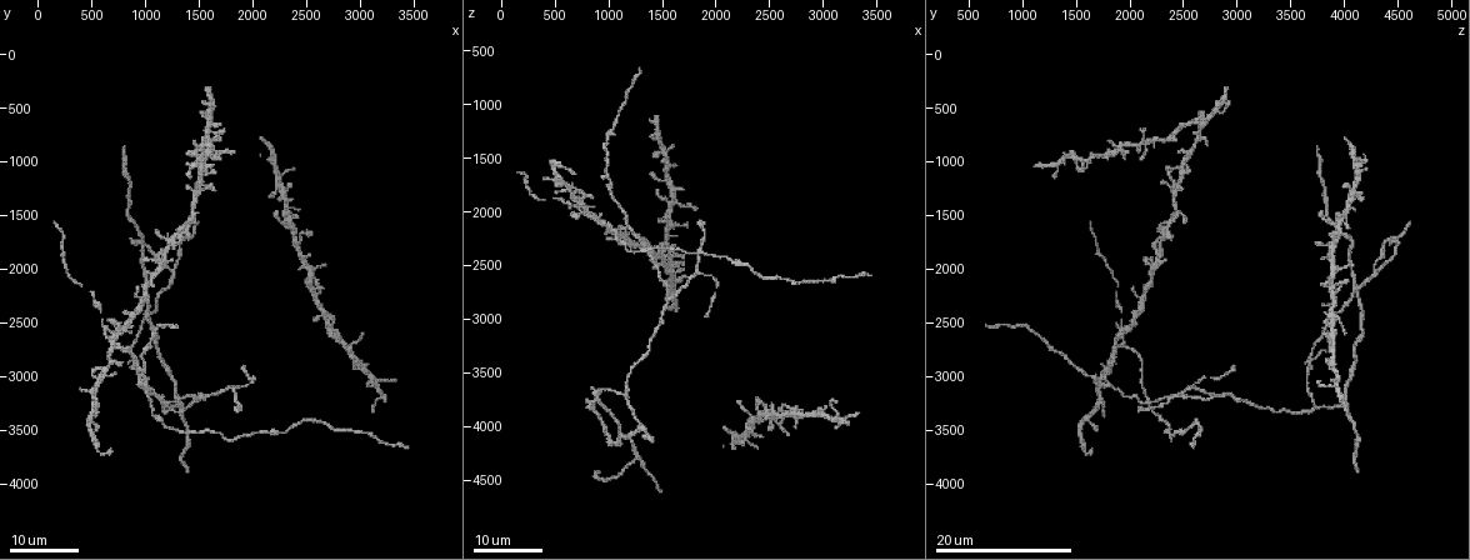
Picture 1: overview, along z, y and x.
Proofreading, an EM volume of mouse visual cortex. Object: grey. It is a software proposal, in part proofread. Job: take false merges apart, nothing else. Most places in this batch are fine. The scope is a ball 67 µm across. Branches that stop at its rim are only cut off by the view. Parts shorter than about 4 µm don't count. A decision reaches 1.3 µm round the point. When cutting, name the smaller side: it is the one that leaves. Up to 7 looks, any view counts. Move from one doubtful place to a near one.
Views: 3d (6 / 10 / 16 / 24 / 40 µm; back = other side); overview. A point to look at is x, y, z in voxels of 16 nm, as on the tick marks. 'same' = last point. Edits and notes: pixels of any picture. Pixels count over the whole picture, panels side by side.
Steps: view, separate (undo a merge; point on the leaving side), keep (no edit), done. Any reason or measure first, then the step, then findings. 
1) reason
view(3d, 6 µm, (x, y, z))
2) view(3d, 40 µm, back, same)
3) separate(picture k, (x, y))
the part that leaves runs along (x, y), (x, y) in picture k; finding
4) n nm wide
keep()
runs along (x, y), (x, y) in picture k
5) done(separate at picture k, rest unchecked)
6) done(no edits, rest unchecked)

small branch off a trunk
view(3d, 24 µm, (1260, 2000, 4320))

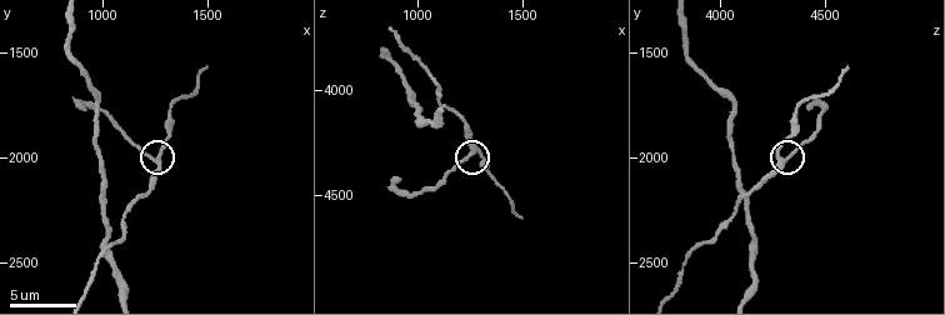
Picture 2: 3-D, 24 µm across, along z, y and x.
view(3d, 6 µm, (1260, 2010, 4290))

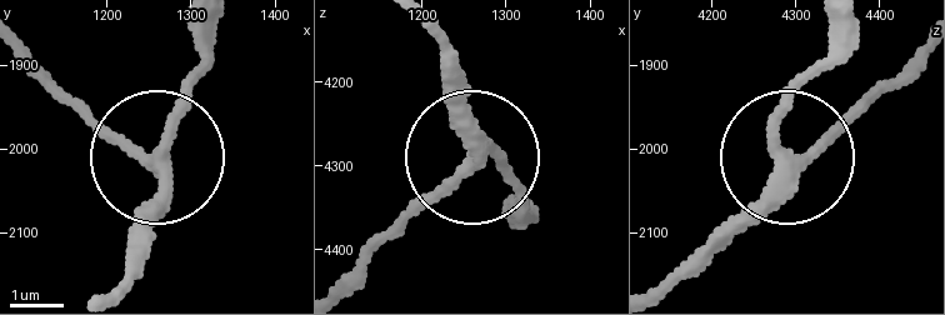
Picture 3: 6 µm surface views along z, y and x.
view(3d, 6 µm, back, (1260, 2010, 4290))

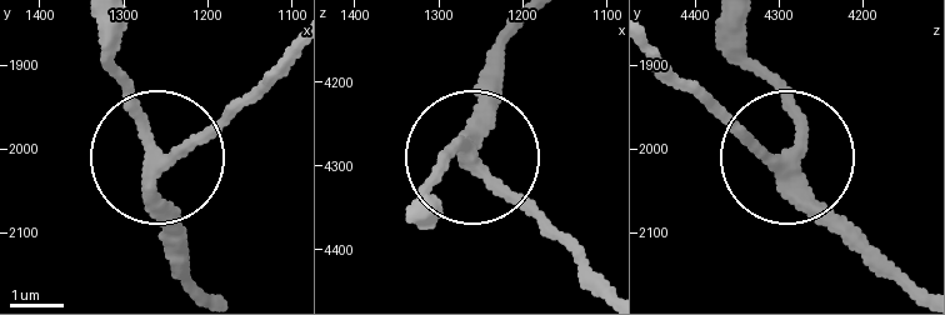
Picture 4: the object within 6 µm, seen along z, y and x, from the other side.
260 nm wide
keep()
runs along (513, 36), (478, 158), (566, 246) in picture 4; one cell here

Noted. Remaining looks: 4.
three-way junction
view(3d, 16 µm, (1560, 3180, 2800))

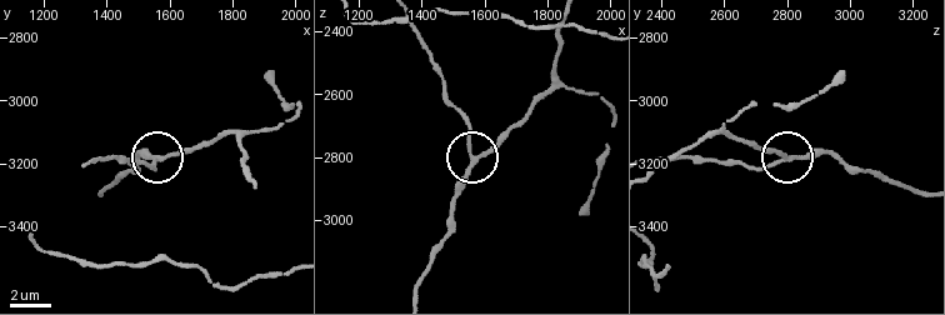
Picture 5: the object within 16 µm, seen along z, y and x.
closer look
view(3d, 6 µm, (1570, 3180, 2800))

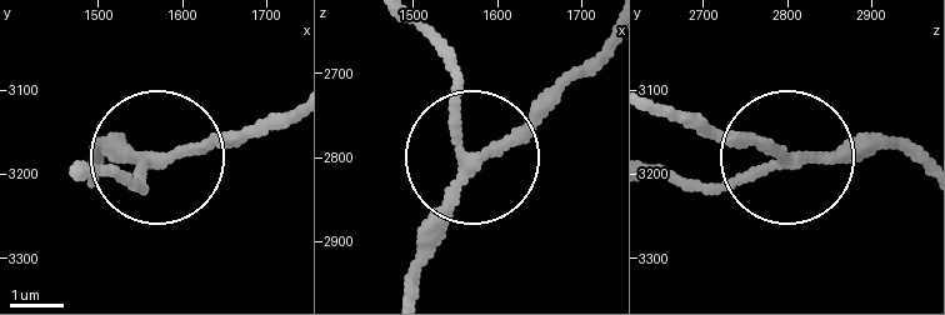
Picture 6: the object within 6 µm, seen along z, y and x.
keep()
runs along (408, 293), (426, 226), (461, 173), (579, 69) in picture 6; continuous, no second cell

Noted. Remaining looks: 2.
three-way junction
view(3d, 24 µm, (1820, 3120, 2540))

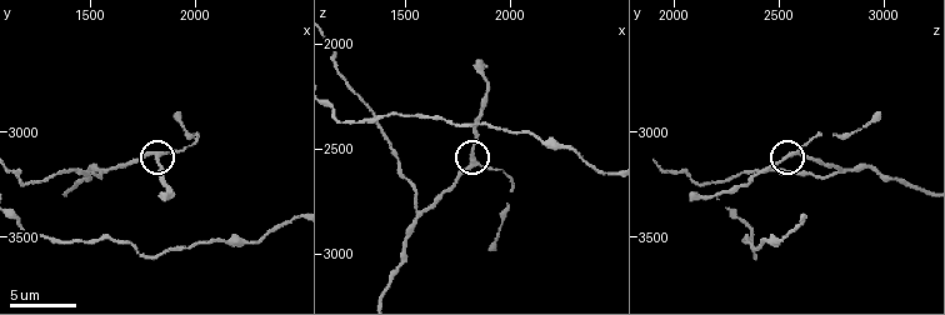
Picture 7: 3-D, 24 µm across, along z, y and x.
view(3d, 6 µm, (1830, 3120, 2550))

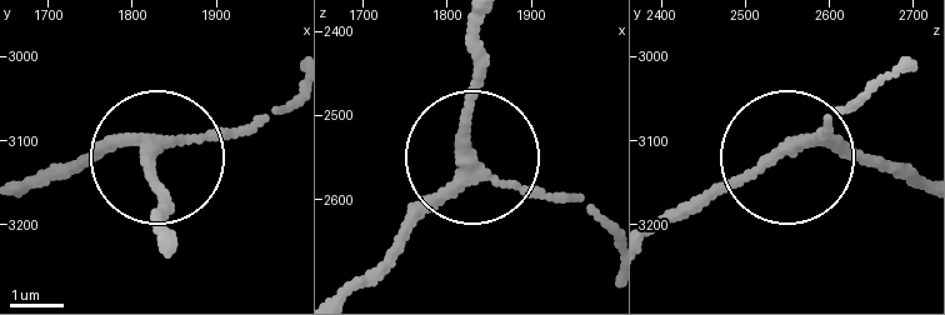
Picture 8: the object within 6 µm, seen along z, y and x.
3 arms
keep()
runs along (351, 288), (468, 154), (473, 38) in picture 8; continuous, no second cell

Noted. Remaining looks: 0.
done(no edits, rest unchecked)

